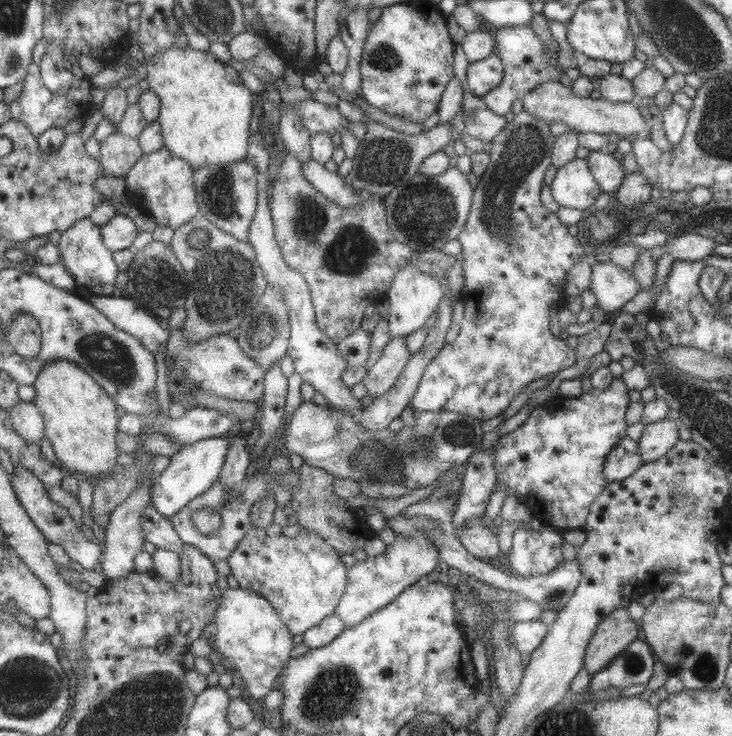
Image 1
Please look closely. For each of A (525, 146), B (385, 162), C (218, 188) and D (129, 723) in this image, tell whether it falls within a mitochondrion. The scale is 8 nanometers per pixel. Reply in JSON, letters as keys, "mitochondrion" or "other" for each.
{"A":"mitochondrion","B":"mitochondrion","C":"mitochondrion","D":"mitochondrion"}

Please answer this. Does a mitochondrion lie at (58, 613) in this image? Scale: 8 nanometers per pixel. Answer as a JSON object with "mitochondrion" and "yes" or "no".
{"mitochondrion":"no"}

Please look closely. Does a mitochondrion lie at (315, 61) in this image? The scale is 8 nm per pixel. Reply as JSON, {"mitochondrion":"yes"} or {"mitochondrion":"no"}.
{"mitochondrion":"no"}

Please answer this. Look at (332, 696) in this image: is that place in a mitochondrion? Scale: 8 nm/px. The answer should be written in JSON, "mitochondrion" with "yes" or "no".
{"mitochondrion":"yes"}

